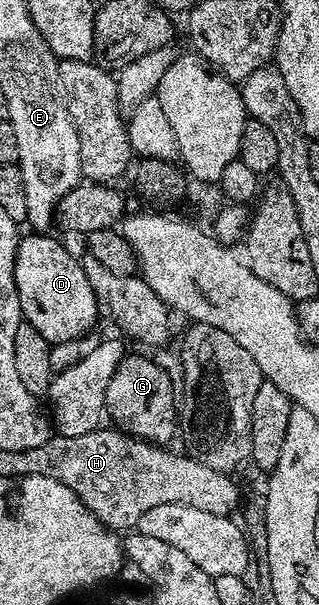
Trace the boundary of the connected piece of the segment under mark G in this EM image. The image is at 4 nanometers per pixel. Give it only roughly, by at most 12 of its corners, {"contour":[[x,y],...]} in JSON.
{"contour":[[124,355],[105,412],[149,444],[177,436],[177,384],[155,360]]}

